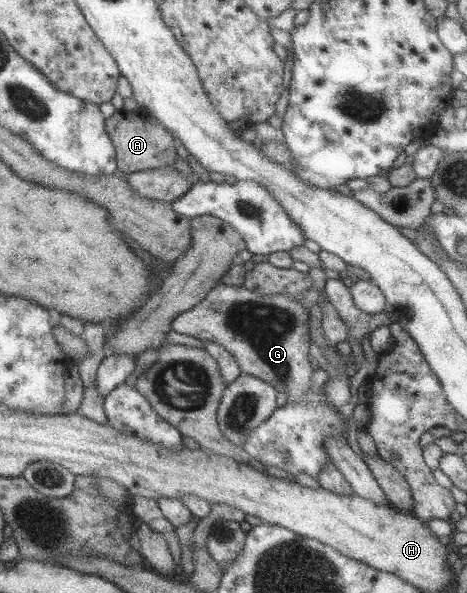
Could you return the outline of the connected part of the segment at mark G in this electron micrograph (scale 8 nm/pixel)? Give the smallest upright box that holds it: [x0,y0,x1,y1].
[171,282,313,402]

